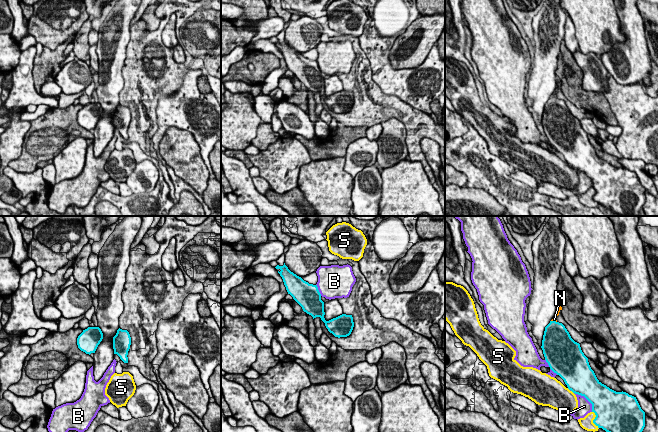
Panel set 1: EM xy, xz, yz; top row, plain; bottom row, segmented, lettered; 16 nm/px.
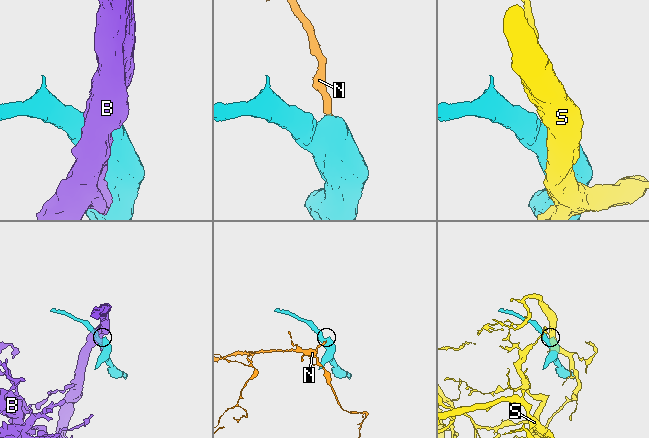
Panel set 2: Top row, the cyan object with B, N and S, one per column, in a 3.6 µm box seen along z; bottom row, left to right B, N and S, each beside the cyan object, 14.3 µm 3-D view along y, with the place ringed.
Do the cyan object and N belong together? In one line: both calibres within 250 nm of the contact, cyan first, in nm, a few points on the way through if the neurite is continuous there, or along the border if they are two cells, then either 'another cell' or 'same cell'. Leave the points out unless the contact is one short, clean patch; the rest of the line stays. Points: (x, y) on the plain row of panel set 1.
400 nm thick on the cyan side, 60 nm on the other; runs through yz (556, 112), (554, 110), (554, 97), (554, 95); same cell

